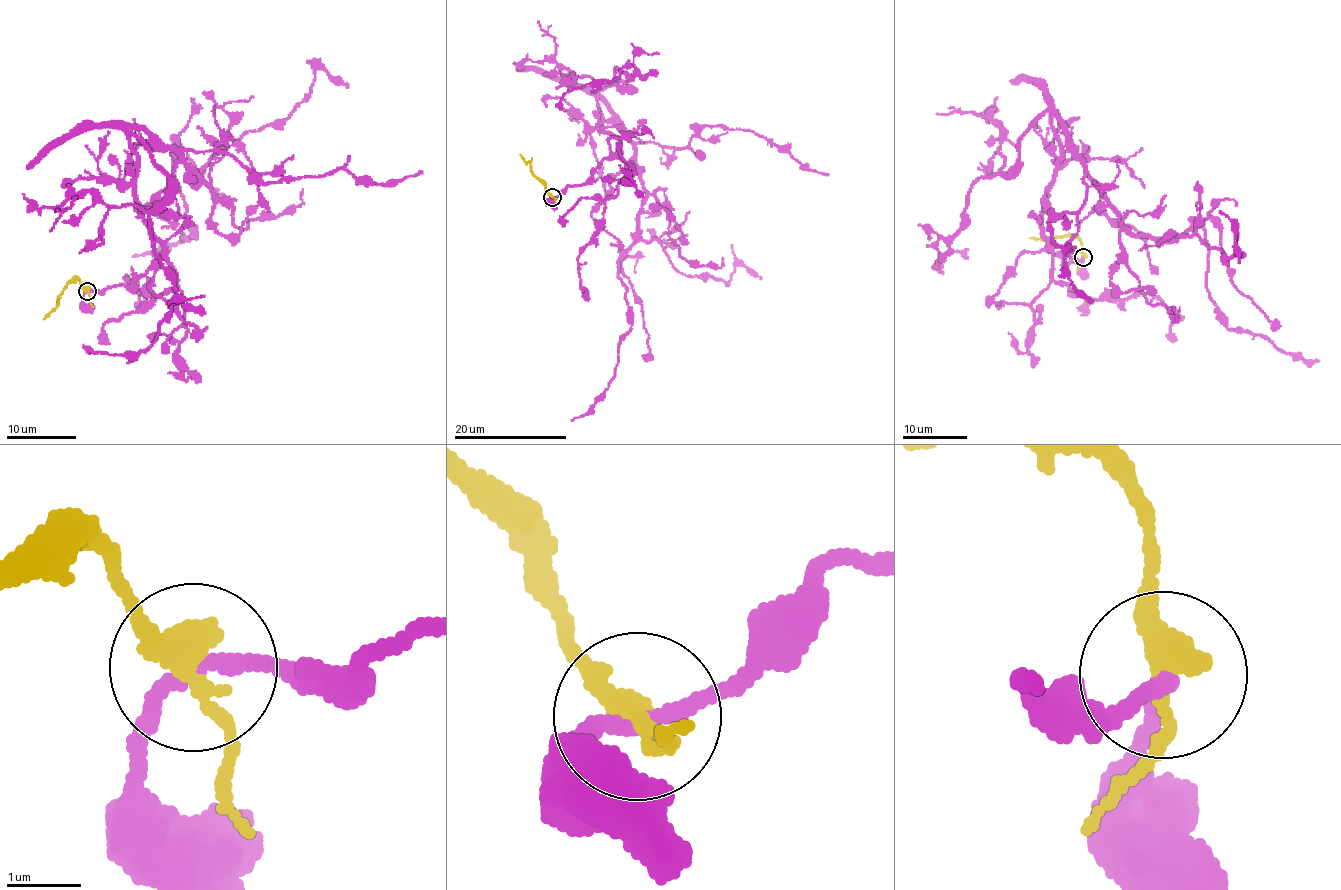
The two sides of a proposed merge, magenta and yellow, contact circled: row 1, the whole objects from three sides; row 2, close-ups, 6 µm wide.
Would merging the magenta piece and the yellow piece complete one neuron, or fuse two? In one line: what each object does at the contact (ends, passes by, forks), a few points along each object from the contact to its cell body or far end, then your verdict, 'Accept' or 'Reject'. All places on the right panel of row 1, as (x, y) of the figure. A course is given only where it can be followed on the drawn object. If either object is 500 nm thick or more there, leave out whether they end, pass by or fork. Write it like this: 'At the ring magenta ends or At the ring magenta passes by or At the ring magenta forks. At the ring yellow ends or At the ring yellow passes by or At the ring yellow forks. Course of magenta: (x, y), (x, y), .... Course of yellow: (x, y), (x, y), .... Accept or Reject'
At the ring magenta passes by. At the ring yellow passes by. Course of magenta: (1083, 257), (1063, 262), (1042, 225), (1051, 110), (1129, 231), (1203, 228), (1229, 329), (1319, 360). Course of yellow: (1083, 257), (1076, 236), (1030, 238). Reject

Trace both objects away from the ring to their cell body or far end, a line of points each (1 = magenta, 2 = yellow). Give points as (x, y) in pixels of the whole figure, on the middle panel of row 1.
1: (552, 198), (617, 154), (600, 96), (645, 202), (618, 261), (631, 327), (615, 376), (571, 421)
2: (552, 198), (540, 179), (531, 173), (530, 162), (520, 154)

